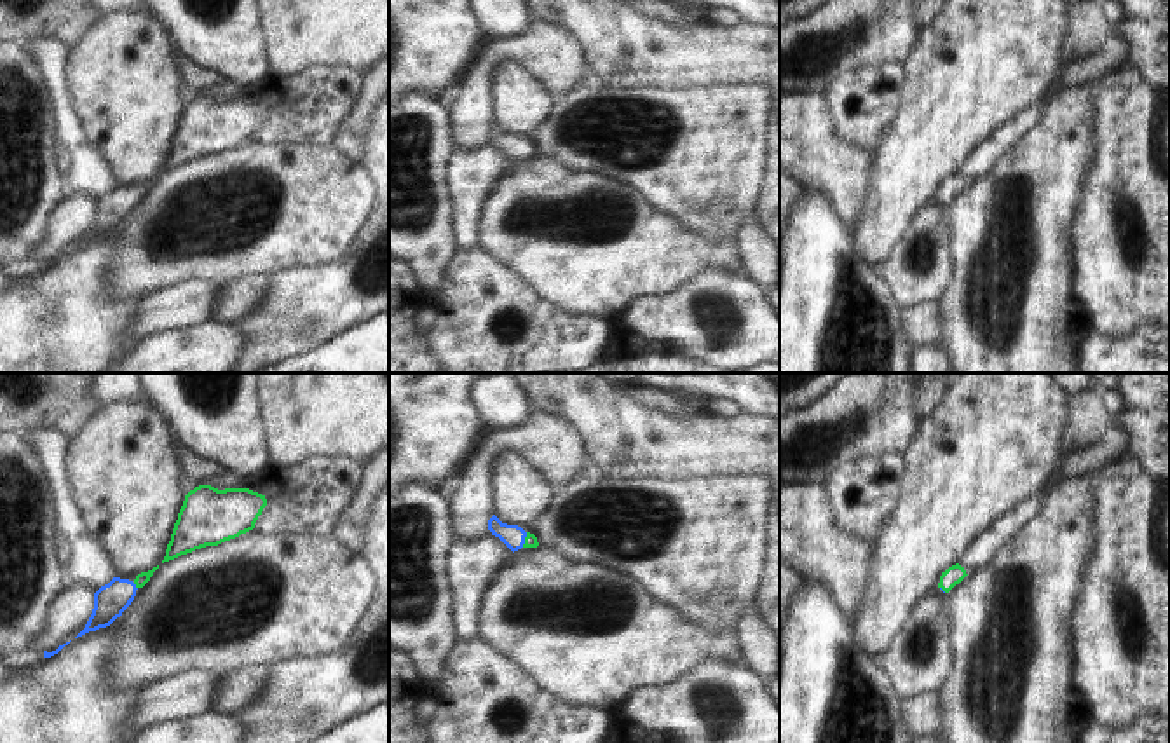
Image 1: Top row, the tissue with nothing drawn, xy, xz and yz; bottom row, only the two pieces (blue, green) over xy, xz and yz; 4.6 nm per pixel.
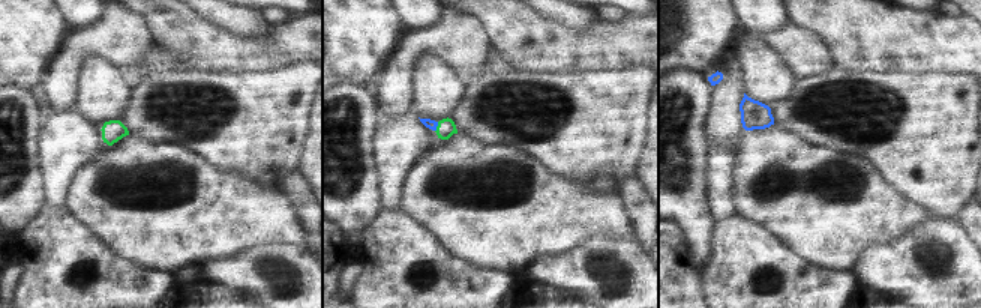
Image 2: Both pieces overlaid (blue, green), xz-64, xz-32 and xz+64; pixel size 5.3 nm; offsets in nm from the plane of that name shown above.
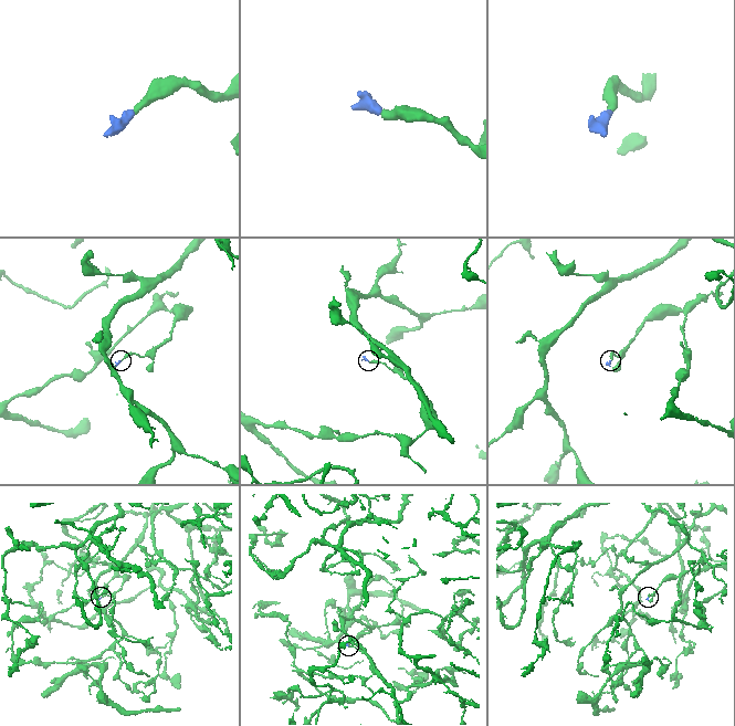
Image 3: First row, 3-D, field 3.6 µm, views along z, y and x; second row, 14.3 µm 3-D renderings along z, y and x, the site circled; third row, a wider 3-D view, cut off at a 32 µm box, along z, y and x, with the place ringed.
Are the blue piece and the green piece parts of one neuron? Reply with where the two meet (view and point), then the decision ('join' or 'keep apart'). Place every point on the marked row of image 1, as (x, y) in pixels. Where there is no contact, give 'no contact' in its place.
contact xy (135, 586); join

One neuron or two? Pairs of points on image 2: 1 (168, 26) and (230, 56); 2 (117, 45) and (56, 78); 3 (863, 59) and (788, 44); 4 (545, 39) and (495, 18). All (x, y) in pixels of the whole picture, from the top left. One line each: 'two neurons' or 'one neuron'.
1: one neuron
2: one neuron
3: two neurons
4: one neuron

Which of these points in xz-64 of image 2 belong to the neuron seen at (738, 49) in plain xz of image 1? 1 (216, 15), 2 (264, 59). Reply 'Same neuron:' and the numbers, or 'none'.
Same neuron: 2

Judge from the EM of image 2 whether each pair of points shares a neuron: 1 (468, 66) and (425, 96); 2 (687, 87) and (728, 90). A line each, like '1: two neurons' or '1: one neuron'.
1: two neurons
2: two neurons

